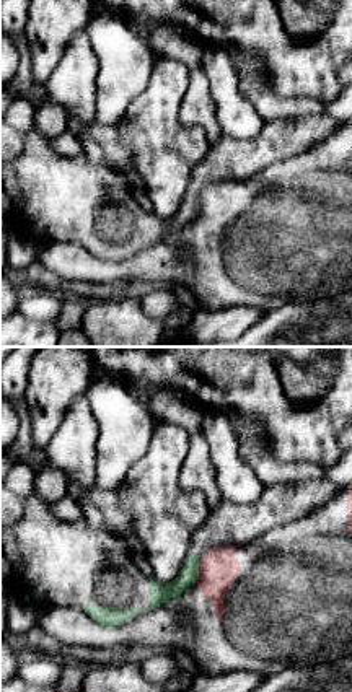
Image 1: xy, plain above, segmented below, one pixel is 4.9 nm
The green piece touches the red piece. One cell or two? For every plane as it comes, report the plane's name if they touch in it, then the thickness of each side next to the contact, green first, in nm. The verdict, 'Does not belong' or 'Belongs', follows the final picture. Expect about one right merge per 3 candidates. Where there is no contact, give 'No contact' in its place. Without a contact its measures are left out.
Touches green in xy. Thickness 100 nm (green) against 190 nm

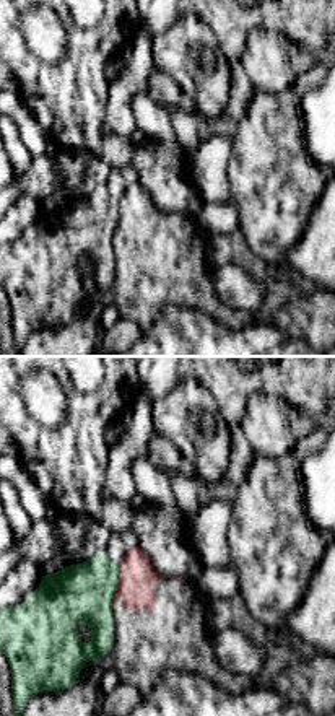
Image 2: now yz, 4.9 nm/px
Touches green in yz. Thickness 300 nm (green) against 190 nm

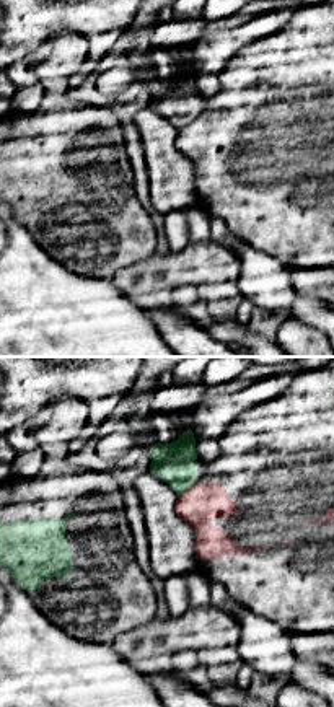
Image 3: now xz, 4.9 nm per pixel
Touches green in xz. Thickness 200 nm (green) against 200 nm

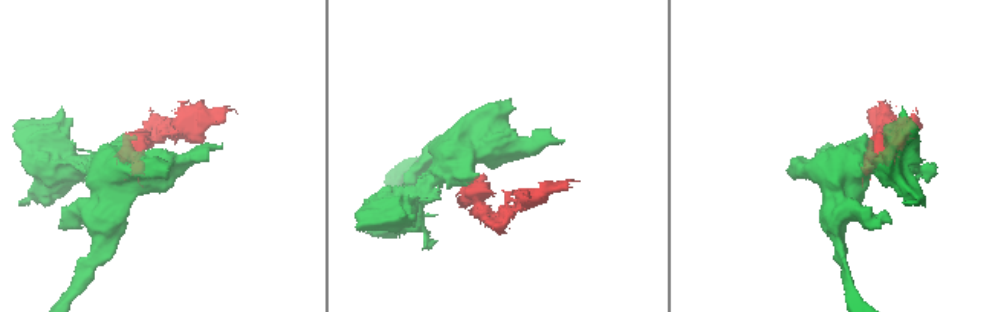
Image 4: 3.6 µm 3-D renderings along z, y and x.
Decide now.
Does not belong

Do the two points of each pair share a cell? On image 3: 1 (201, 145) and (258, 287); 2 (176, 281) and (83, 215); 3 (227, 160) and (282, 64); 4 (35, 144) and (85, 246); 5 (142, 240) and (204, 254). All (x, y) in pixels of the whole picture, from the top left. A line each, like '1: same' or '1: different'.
1: different
2: different
3: same
4: same
5: different

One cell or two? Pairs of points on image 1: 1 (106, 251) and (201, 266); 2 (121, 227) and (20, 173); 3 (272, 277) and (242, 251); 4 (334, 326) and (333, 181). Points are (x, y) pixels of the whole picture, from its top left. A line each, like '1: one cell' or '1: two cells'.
1: two cells
2: one cell
3: one cell
4: two cells

